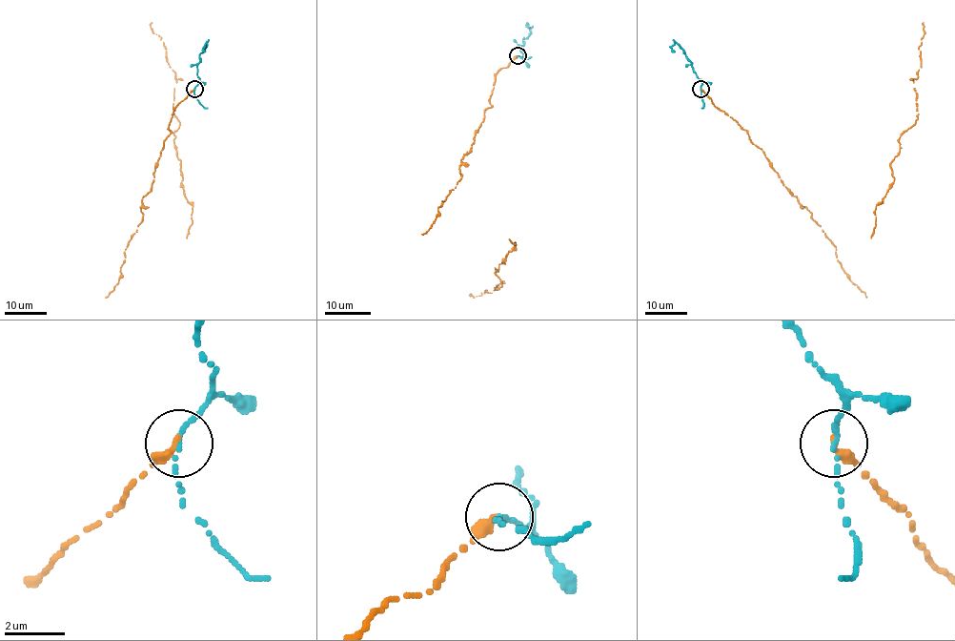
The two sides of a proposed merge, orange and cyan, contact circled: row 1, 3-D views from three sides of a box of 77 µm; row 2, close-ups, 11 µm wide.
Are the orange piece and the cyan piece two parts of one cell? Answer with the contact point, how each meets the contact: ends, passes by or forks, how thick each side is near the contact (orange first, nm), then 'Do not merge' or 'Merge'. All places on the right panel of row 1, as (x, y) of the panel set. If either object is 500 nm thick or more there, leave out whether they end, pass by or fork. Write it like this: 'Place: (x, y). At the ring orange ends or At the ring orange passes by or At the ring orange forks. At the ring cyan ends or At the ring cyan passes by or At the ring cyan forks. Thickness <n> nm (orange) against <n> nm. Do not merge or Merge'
Place: (701, 89). At the ring orange ends. At the ring cyan ends. Thickness 320 nm (orange) against 180 nm. Merge

